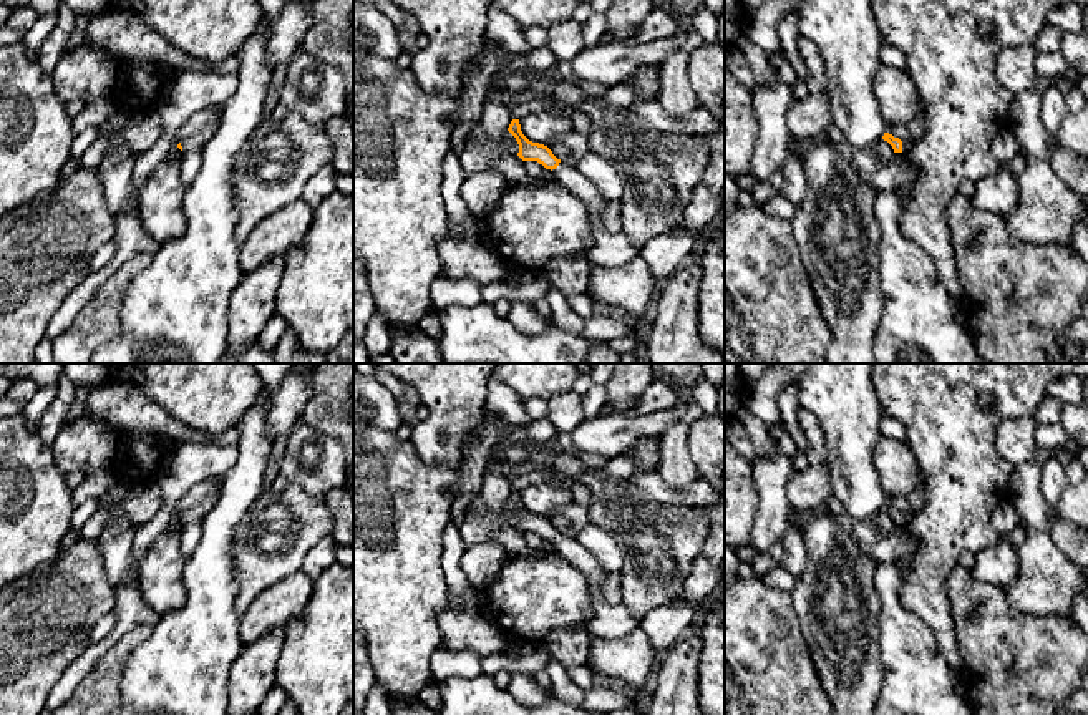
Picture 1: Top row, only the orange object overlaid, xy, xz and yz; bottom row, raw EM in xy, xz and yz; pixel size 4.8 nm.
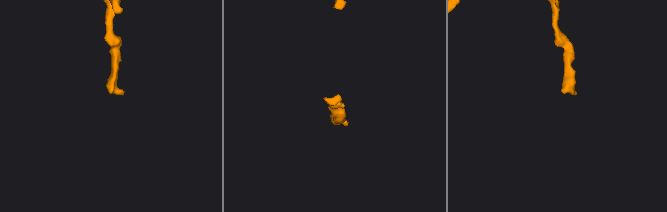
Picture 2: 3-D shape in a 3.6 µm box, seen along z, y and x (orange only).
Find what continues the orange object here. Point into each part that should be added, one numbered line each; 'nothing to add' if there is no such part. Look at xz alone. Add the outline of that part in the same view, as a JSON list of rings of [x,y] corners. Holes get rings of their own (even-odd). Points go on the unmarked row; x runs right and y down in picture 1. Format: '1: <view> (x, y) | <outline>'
1: xz (611, 621) | [[[561,533],[552,541],[552,546],[561,557],[584,572],[590,582],[594,617],[585,625],[590,637],[614,640],[640,627],[640,619],[632,615],[624,602],[609,602],[602,597],[602,582],[609,572],[574,536]]]

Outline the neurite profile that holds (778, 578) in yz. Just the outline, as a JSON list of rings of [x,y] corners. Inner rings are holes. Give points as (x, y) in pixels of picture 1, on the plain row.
[[[776,564],[770,572],[766,572],[763,581],[768,587],[784,592],[791,592],[796,586],[796,577],[781,564]]]

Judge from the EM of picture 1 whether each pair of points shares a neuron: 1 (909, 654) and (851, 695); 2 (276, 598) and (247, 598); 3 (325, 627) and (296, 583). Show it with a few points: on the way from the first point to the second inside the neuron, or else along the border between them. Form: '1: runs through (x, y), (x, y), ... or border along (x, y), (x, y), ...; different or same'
1: border along (879, 637), (879, 694), (876, 697); different
2: border along (289, 576), (267, 586), (239, 619); different
3: border along (315, 581), (307, 606), (284, 629); different

